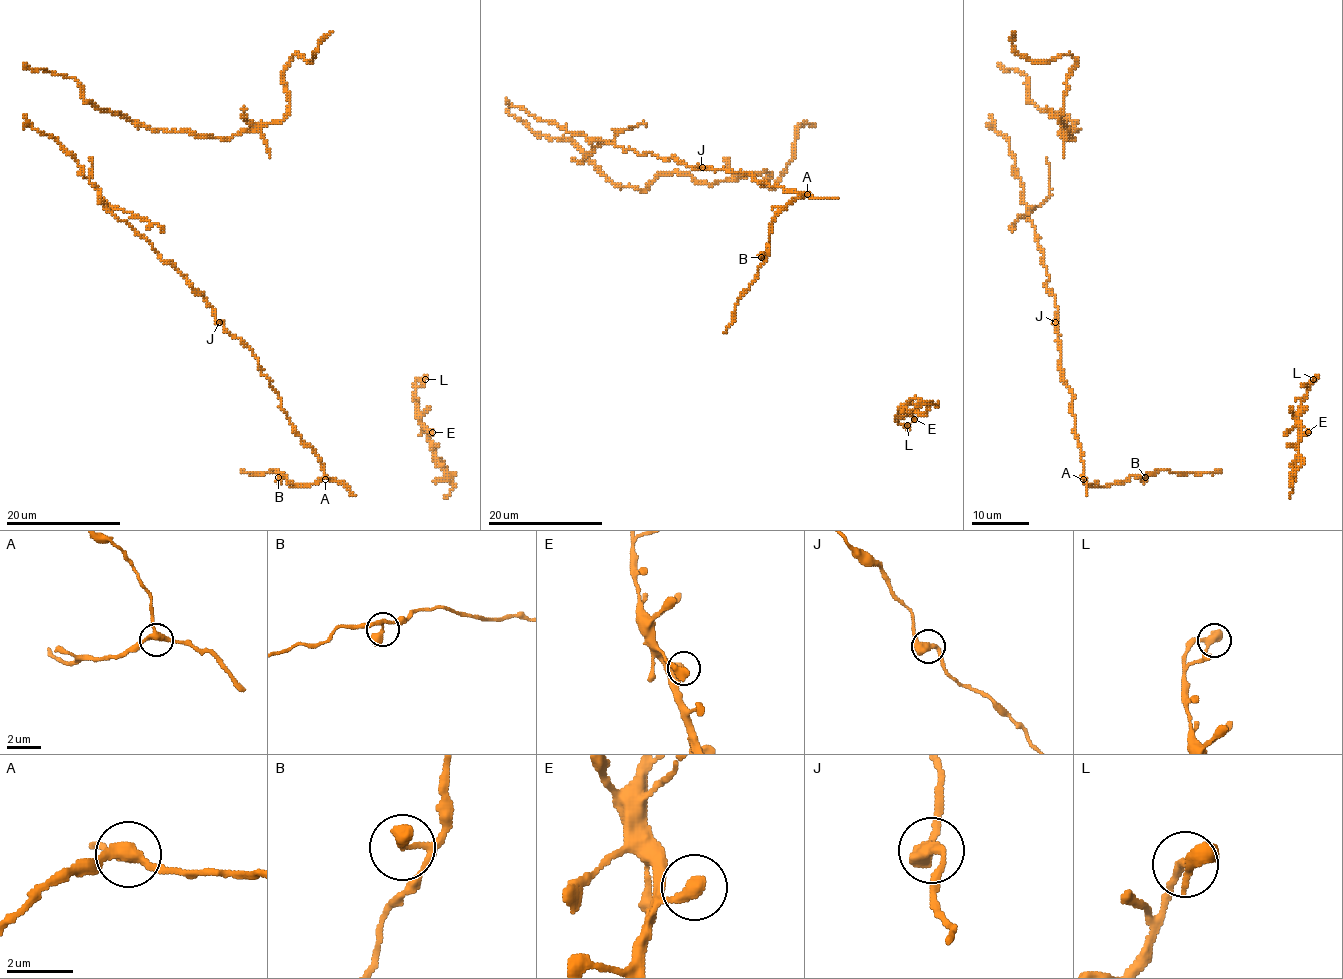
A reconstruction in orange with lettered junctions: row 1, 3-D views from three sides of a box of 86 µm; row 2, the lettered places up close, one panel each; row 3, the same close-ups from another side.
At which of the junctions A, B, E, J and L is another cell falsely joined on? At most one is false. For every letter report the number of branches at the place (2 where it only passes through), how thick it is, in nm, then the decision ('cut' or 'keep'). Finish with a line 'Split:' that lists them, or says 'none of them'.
A: branches 3; calibre 280 nm; keep
B: branches 2; calibre 320 nm; keep
E: branches 1; calibre 480 nm; keep
J: branches 2; calibre 420 nm; cut
L: branches 1; calibre 600 nm; keep
Split: J

